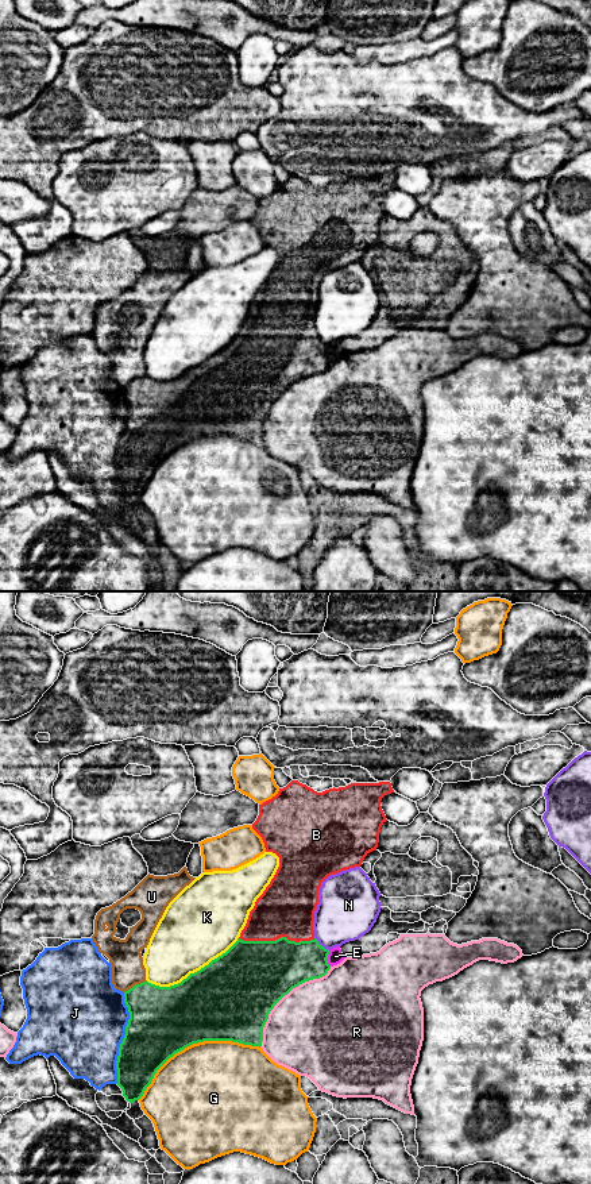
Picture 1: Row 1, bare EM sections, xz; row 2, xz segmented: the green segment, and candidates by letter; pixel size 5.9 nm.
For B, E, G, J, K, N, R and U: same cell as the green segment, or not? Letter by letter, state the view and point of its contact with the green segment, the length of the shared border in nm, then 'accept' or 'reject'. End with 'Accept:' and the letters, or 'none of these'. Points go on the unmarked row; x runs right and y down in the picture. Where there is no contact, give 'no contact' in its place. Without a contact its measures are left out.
B: contact xz (277, 335); length 460 nm; accept
E: contact xz (327, 353); length 100 nm; reject
G: contact xz (193, 438); length 800 nm; reject
J: contact xz (123, 434); length 550 nm; reject
K: contact xz (192, 369); length 600 nm; reject
N: contact xz (320, 340); length 120 nm; reject
R: contact xz (282, 392); length 650 nm; reject
U: contact xz (135, 380); length 150 nm; reject
Accept: B

